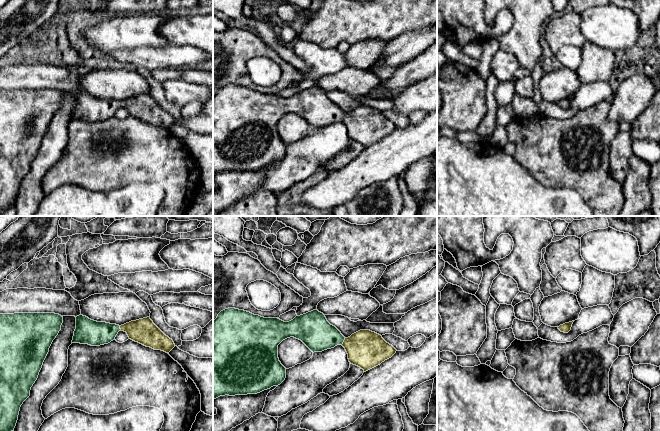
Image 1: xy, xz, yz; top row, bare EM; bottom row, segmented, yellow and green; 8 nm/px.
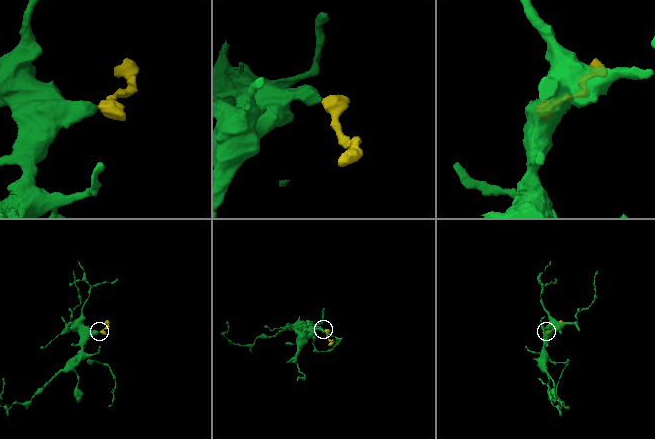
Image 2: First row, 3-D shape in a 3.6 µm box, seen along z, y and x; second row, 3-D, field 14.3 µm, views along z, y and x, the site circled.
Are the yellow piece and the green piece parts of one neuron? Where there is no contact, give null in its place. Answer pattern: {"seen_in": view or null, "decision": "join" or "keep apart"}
{"seen_in": "xz", "decision": "join"}

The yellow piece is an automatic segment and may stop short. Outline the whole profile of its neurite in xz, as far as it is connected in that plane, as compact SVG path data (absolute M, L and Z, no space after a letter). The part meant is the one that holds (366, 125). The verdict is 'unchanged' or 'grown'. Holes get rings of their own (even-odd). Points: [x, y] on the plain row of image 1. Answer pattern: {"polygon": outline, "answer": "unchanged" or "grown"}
{"polygon": "M228 84L213 97L213 176L225 171L257 170L280 161L286 154L286 144L279 137L278 121L290 113L301 116L313 129L342 121L349 138L364 148L380 141L397 127L381 111L370 106L360 106L345 114L317 85L284 98Z", "answer": "grown"}

